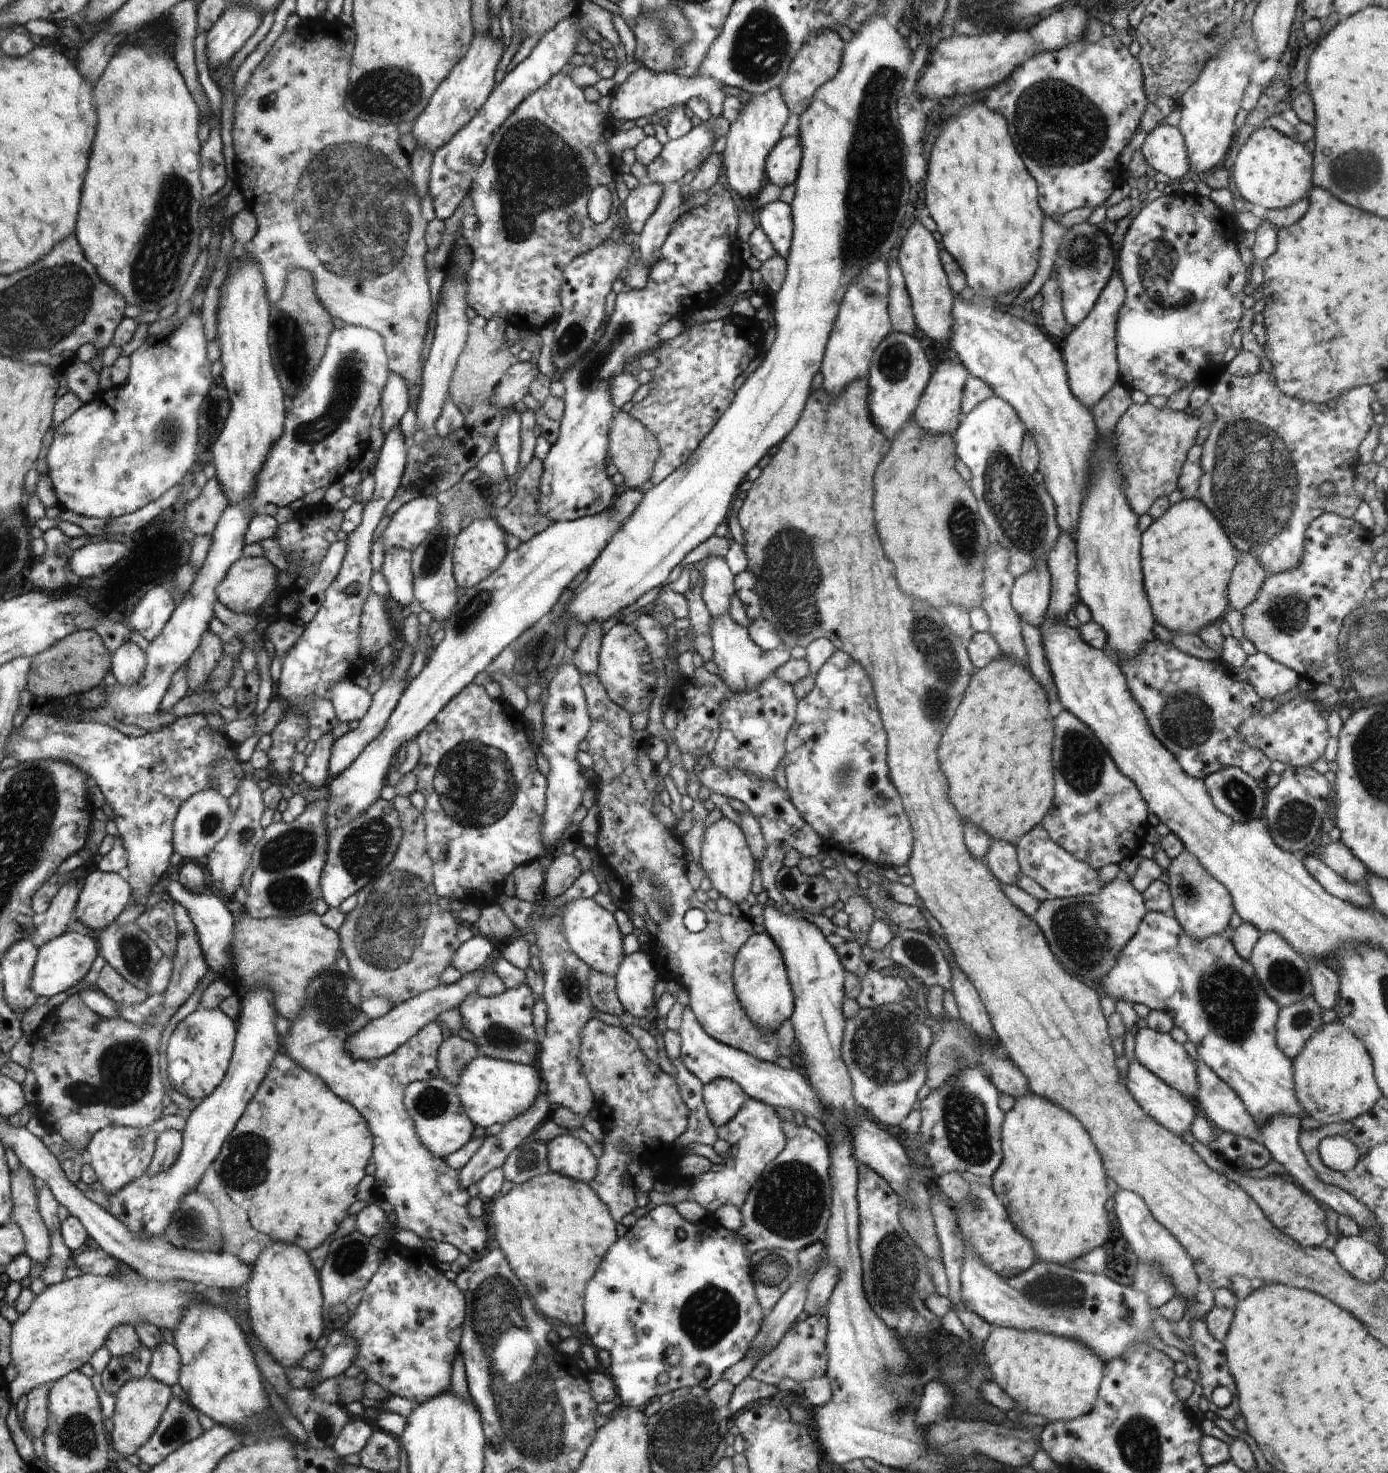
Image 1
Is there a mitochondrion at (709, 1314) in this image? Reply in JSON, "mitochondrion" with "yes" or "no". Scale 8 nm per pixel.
{"mitochondrion":"yes"}

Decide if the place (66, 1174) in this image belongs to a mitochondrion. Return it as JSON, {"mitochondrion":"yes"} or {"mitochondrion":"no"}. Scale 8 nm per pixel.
{"mitochondrion":"no"}

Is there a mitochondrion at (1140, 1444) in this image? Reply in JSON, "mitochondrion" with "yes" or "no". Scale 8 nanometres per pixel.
{"mitochondrion":"yes"}

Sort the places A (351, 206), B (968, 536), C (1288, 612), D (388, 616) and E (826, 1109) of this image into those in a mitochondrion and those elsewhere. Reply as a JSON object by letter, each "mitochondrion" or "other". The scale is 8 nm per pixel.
{"A":"mitochondrion","B":"mitochondrion","C":"mitochondrion","D":"other","E":"other"}

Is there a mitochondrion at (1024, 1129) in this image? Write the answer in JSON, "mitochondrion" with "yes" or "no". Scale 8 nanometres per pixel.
{"mitochondrion":"no"}

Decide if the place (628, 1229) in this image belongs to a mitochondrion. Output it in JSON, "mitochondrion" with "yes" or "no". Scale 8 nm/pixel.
{"mitochondrion":"no"}

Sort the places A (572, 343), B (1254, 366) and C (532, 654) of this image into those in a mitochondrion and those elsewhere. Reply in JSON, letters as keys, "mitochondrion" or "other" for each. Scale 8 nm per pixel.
{"A":"mitochondrion","B":"other","C":"mitochondrion"}

